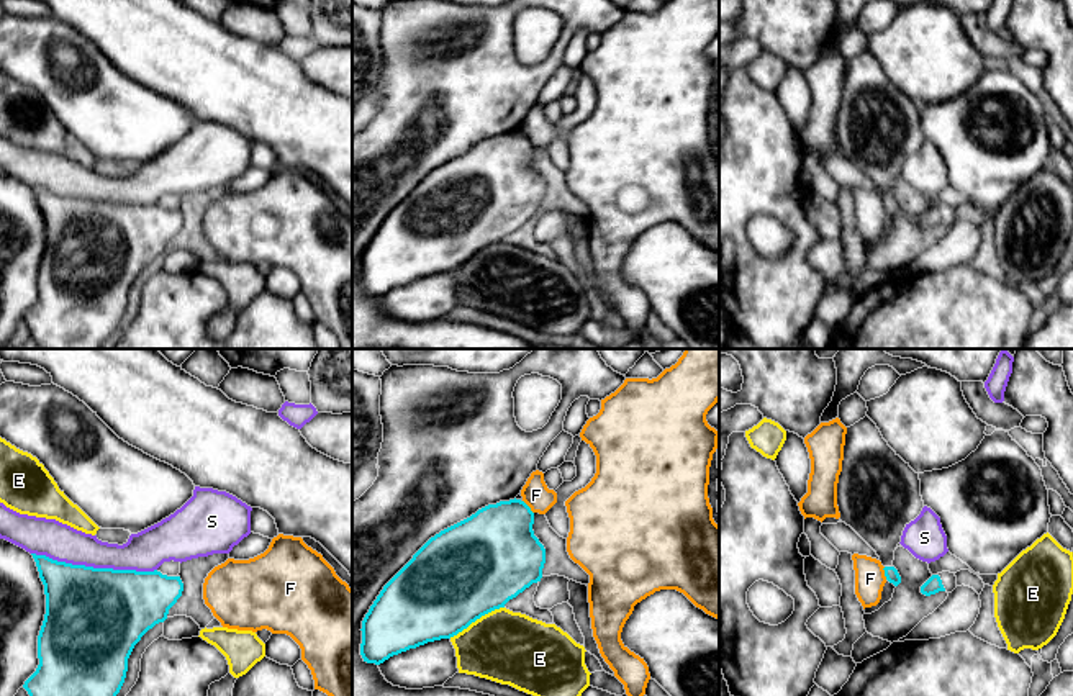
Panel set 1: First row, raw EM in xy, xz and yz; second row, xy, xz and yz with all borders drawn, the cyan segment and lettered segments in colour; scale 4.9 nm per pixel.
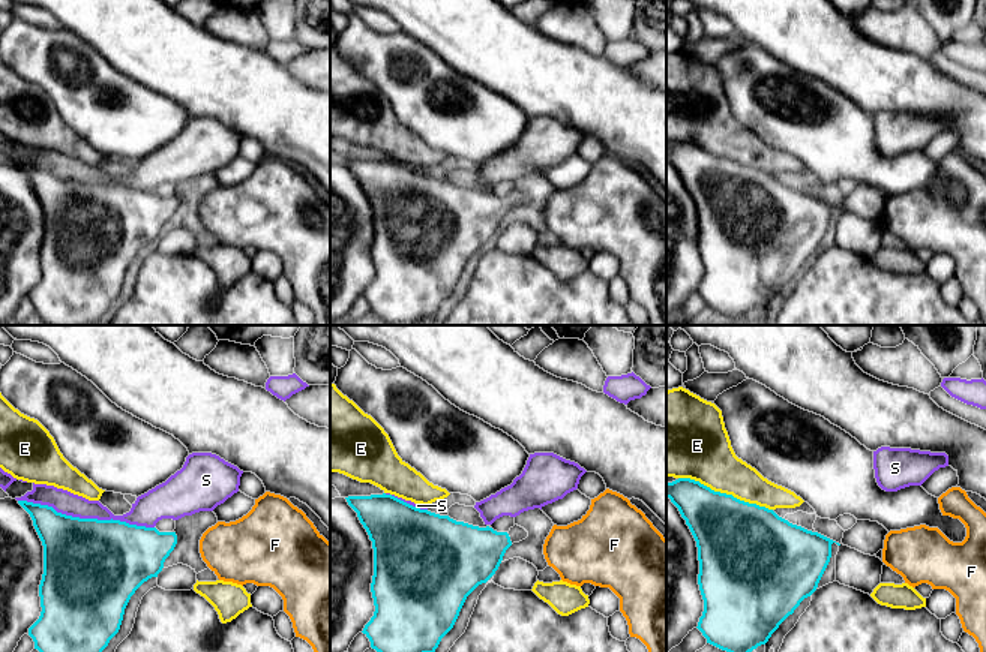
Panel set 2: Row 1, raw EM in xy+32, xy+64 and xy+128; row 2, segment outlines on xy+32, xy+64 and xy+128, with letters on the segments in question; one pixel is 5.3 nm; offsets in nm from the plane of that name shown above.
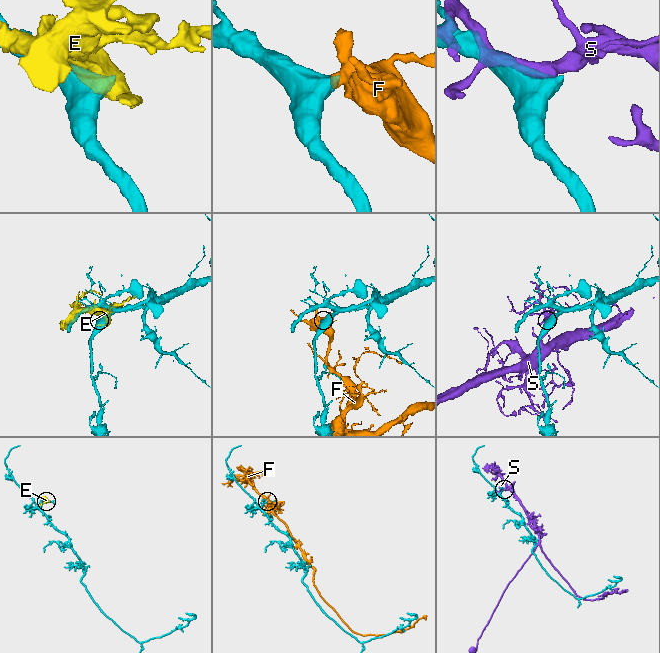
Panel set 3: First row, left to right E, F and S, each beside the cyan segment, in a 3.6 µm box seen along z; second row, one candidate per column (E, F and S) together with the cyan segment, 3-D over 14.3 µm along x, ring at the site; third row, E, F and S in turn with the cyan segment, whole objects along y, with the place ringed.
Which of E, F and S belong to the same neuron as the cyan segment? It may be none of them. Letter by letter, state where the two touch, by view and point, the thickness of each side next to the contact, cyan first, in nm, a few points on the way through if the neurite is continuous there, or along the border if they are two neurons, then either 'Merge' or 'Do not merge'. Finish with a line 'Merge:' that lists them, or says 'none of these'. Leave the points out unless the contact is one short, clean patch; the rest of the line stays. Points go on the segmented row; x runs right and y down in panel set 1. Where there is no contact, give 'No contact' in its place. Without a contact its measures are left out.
E: Touches cyan at xz (475, 619). Thickness 460 nm (cyan) against 360 nm. Do not merge
F: Touches cyan at xz (528, 506). Thickness 380 nm (cyan) against 140 nm. Do not merge
S: Touches cyan at xy (92, 567). Thickness 480 nm (cyan) against 180 nm. Do not merge
Merge: none of these

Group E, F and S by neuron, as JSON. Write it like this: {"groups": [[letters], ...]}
{"groups": [["E"], ["F"], ["S"]]}

